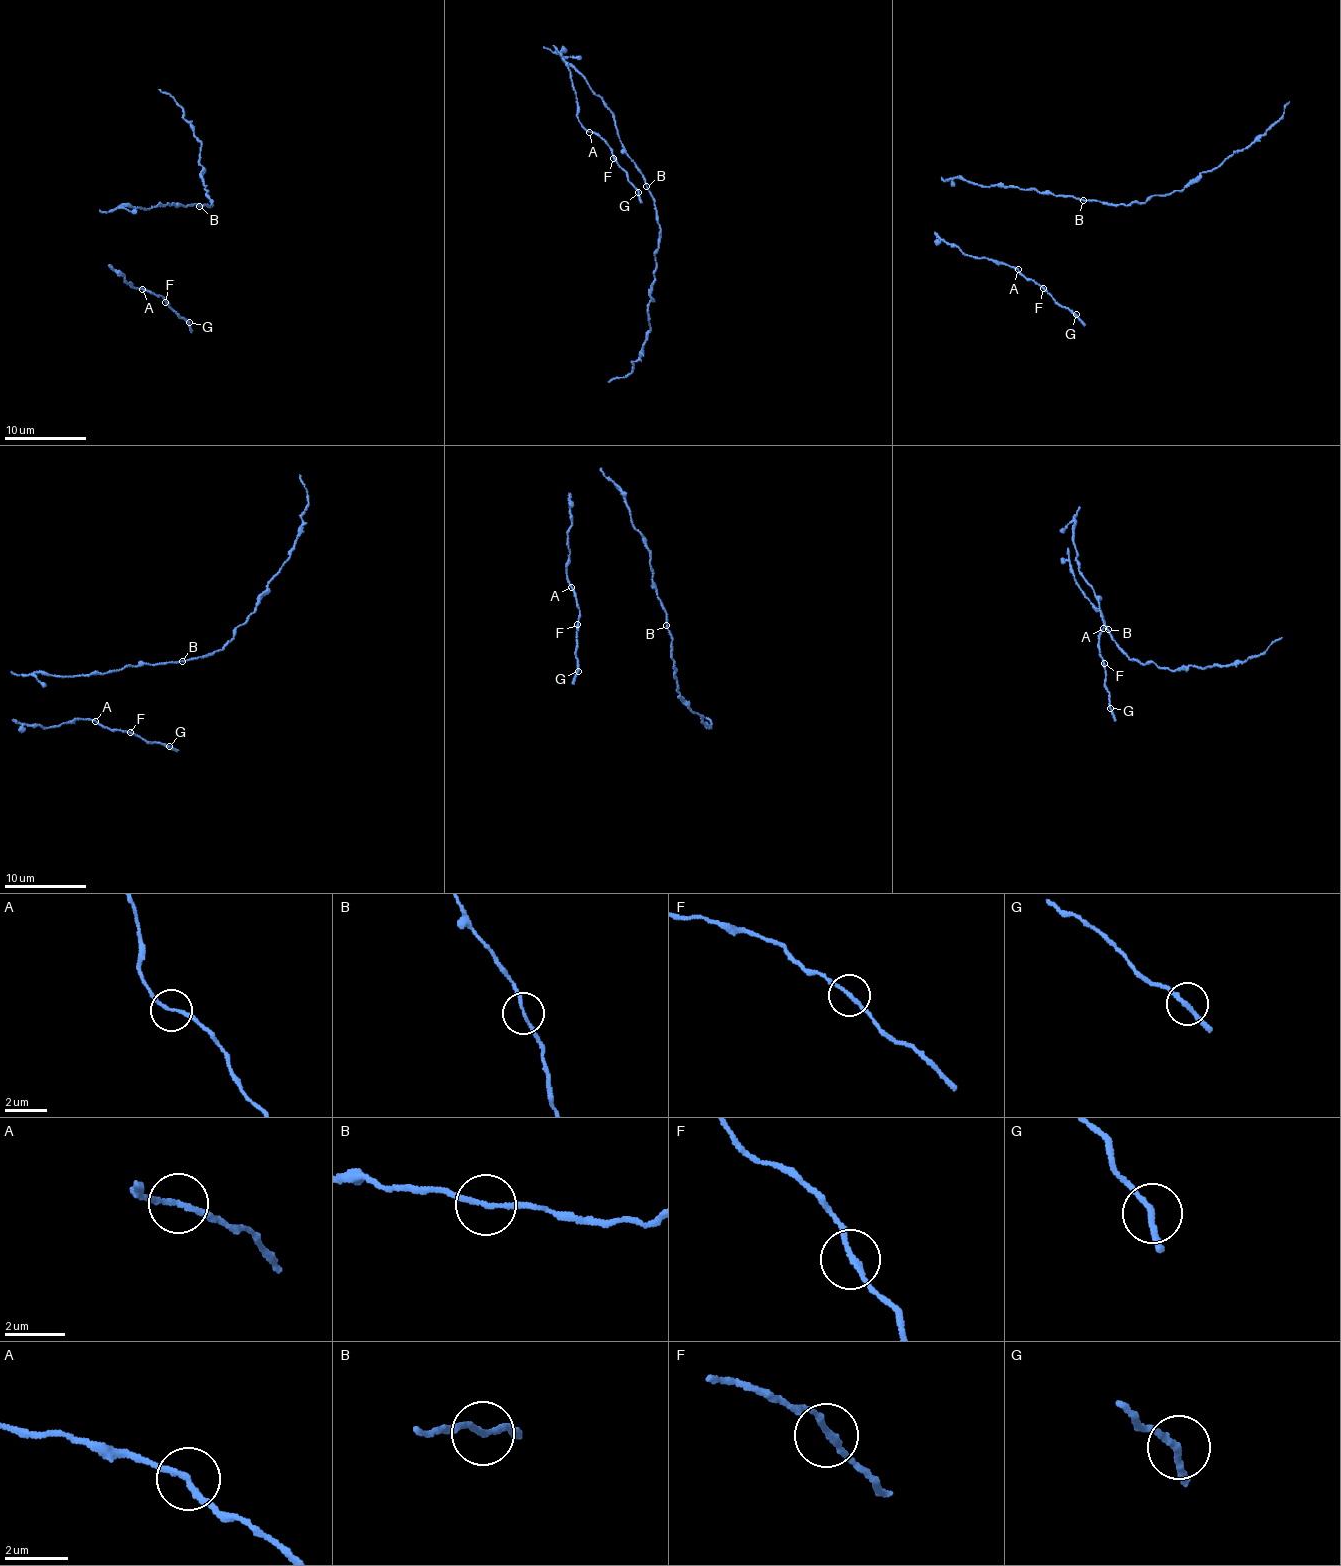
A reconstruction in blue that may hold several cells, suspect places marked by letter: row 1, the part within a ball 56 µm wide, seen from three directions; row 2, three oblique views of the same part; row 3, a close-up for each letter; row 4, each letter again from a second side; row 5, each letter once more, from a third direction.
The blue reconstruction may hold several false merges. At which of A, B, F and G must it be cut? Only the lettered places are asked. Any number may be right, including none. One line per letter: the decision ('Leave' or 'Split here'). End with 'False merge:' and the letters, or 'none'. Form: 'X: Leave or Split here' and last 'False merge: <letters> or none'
A: Leave
B: Split here
F: Leave
G: Leave
False merge: B

